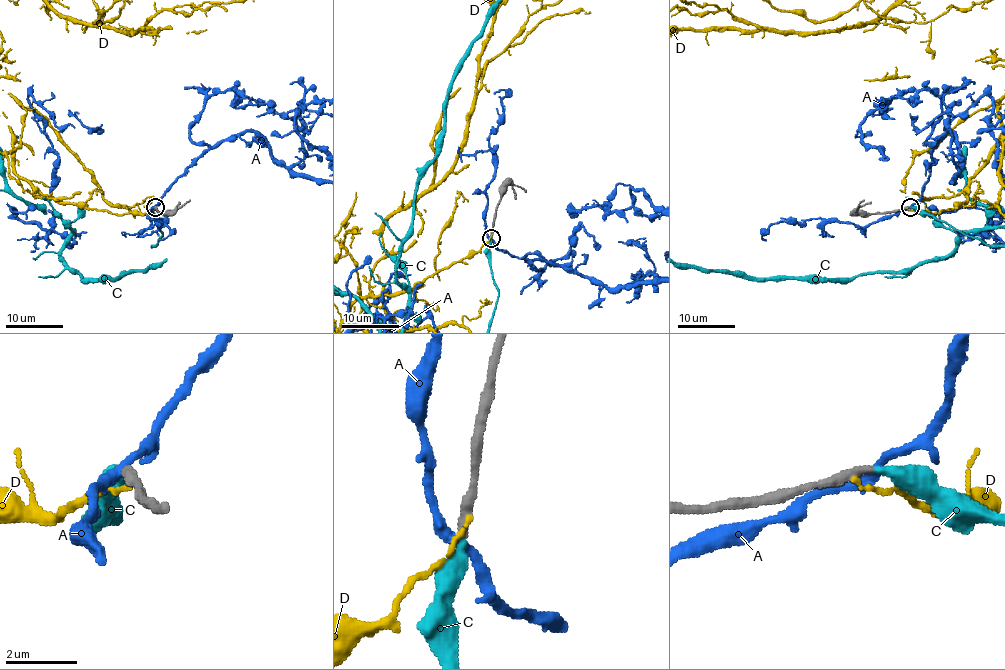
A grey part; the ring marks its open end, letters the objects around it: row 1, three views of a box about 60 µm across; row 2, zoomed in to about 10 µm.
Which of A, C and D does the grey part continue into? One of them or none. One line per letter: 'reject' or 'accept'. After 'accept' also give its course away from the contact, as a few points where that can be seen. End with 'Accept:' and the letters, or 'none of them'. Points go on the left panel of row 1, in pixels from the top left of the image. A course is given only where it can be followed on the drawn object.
A: reject
C: accept
D: reject
Accept: C

